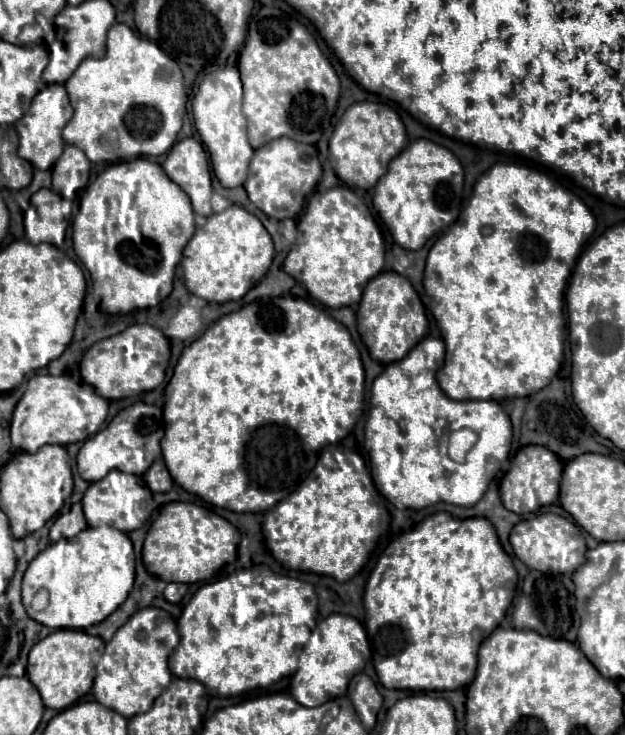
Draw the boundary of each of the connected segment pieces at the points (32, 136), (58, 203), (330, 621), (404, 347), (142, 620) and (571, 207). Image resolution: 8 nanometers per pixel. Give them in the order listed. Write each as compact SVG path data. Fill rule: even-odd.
M50 84L42 92L38 92L32 100L30 110L22 116L20 122L16 122L16 132L18 132L18 138L20 138L18 156L28 160L38 170L50 170L64 150L62 128L72 118L72 114L74 114L74 110L70 106L66 88L62 84Z
M42 188L30 198L30 208L26 212L26 240L30 244L48 242L52 246L62 246L66 230L72 217L72 202L60 198L56 192Z
M330 614L312 632L310 642L300 650L298 670L292 676L290 692L306 708L316 708L336 696L344 696L348 688L348 678L362 670L371 658L372 651L364 626L344 614Z
M382 272L372 278L358 306L358 332L370 350L370 356L382 364L402 360L426 334L428 320L424 304L408 278L396 272Z
M142 608L120 626L114 638L106 644L106 650L96 666L96 678L92 694L94 698L118 714L130 718L146 712L158 694L172 680L168 670L168 658L178 646L178 630L174 618L160 608Z
M496 164L486 174L480 176L480 180L474 186L474 194L466 204L466 208L462 210L462 214L458 216L458 220L430 248L426 258L426 270L424 270L424 288L426 294L432 298L430 310L446 342L446 364L438 372L438 384L452 400L502 400L514 396L530 396L542 390L556 376L564 356L564 332L566 332L564 292L570 274L578 262L578 256L582 252L582 246L586 244L588 236L594 232L594 226L596 226L594 216L590 214L586 204L576 194L566 192L552 178L548 178L538 170L518 166L518 164Z

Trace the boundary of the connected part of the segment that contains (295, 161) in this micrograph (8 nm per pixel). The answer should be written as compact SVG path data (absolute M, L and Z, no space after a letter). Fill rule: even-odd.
M278 138L254 152L250 174L244 182L248 198L270 218L284 220L300 214L306 196L316 188L322 176L318 152L312 144L294 142L292 138Z

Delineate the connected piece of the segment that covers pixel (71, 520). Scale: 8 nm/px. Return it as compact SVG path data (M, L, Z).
M72 504L72 508L68 512L60 514L54 520L54 524L50 528L50 540L58 542L58 540L66 538L66 540L72 542L72 538L84 528L86 528L86 520L84 520L84 514L82 514L82 506Z

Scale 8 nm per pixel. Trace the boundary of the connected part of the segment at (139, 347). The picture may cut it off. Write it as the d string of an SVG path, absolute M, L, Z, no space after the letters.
M134 324L124 332L90 346L80 362L80 374L86 384L94 386L106 400L120 400L150 392L164 382L166 368L170 364L170 344L162 330L150 324Z

